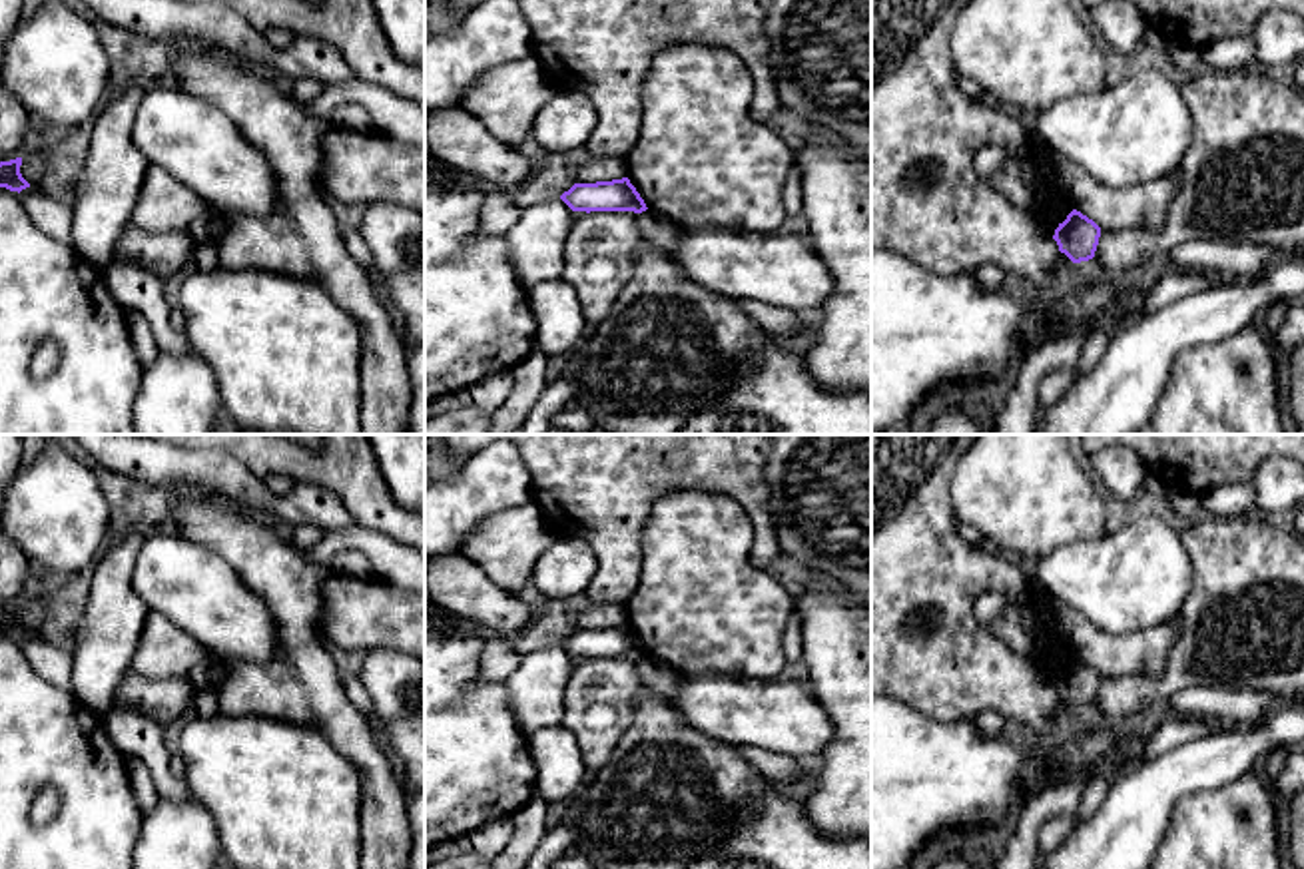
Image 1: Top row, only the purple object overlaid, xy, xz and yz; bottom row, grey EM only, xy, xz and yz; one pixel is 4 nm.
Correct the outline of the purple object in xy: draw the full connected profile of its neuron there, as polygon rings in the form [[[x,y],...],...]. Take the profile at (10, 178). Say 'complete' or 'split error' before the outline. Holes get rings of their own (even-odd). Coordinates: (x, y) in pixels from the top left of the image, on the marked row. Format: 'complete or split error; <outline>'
complete; [[[22,157],[0,161],[0,187],[10,191],[22,191],[30,187],[30,183],[20,173]]]

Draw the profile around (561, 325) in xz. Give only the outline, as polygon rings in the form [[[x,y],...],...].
[[[552,279],[528,289],[526,297],[536,319],[534,349],[546,357],[572,355],[590,329],[576,289]]]

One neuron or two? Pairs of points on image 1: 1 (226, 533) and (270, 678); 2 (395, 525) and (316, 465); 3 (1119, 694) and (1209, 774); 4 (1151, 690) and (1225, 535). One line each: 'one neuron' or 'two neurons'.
1: one neuron
2: one neuron
3: two neurons
4: one neuron

